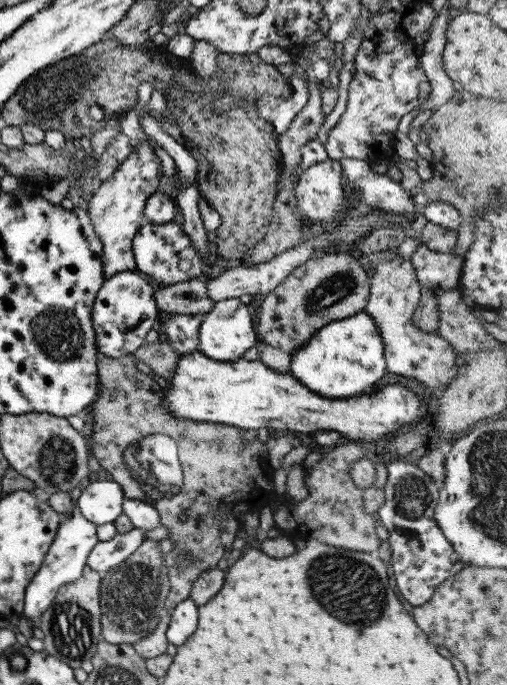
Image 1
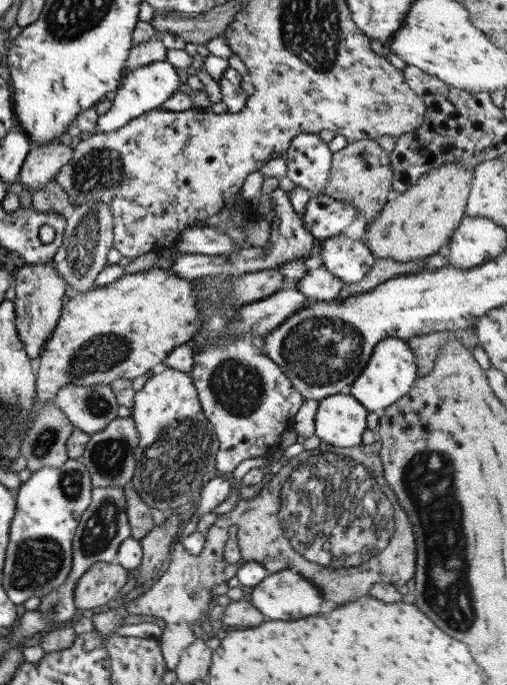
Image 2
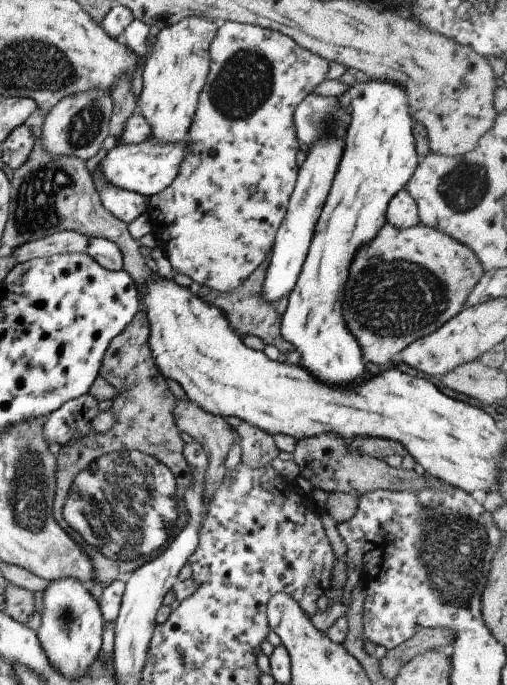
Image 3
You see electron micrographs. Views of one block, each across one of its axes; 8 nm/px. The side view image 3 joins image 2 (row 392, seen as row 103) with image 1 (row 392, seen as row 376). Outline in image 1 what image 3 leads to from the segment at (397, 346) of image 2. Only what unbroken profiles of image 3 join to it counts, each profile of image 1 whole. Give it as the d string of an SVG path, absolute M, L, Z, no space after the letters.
M362 310L324 326L305 345L291 353L290 374L316 395L330 400L369 393L387 372L383 339L372 319Z

